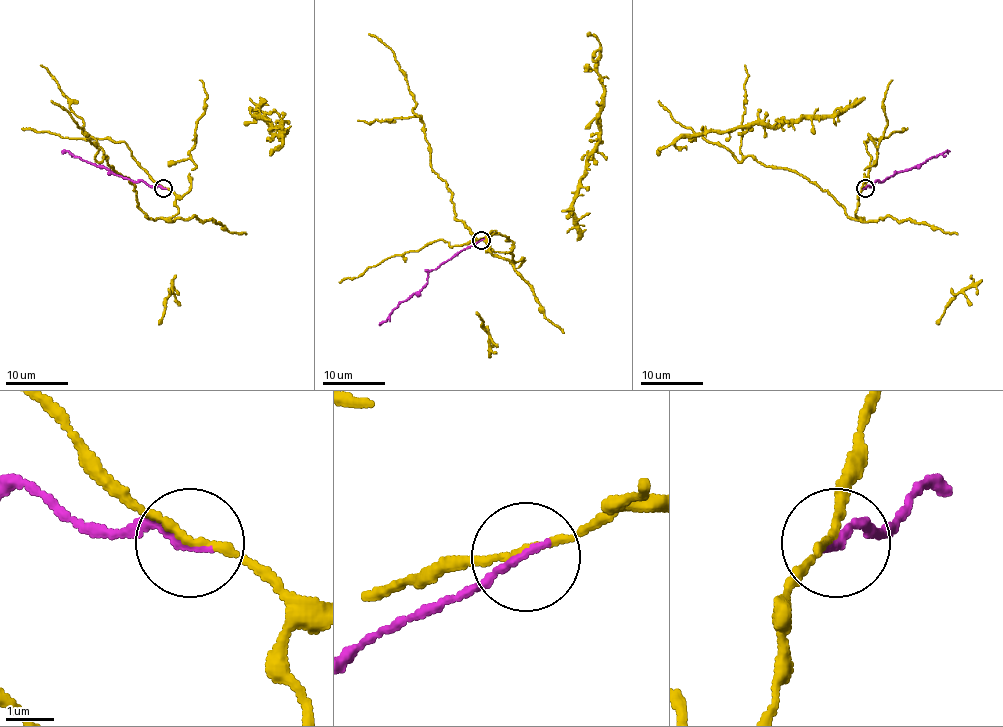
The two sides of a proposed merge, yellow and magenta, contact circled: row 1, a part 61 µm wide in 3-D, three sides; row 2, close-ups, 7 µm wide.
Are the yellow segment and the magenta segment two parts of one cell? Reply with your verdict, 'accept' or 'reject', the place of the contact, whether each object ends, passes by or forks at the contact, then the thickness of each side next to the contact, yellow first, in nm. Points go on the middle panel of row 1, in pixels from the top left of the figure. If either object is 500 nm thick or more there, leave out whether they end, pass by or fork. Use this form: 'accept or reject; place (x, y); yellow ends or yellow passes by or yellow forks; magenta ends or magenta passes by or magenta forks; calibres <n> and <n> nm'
accept; place (481, 240); yellow passes by; magenta ends; calibres 140 and 160 nm

